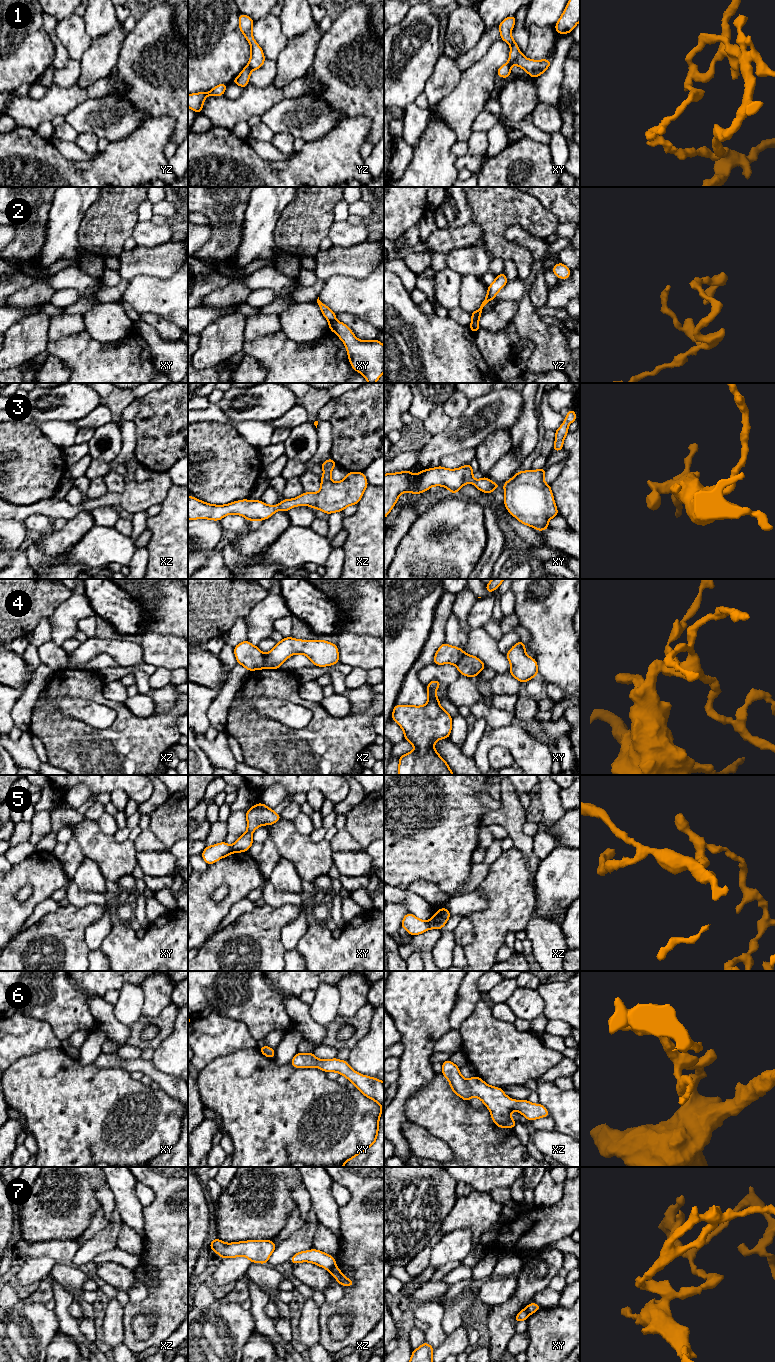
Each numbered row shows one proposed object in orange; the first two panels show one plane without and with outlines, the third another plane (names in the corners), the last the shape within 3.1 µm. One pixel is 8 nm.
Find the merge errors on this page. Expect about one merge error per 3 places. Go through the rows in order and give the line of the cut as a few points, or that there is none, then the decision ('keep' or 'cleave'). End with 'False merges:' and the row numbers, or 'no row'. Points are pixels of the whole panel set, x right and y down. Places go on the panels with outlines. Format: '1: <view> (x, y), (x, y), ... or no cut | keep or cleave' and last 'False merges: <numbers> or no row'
1: yz (248, 64), (253, 69) | cleave
2: xy (335, 320), (331, 329) | cleave
3: no cut | keep
4: xz (264, 654), (262, 668) | cleave
5: xy (231, 846), (233, 852) | cleave
6: no cut | keep
7: xz (334, 1264), (329, 1270) | cleave
False merges: 1, 2, 4, 5, 7

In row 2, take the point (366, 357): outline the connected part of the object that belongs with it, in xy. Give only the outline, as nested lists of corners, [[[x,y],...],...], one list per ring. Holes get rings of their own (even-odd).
[[[334,321],[332,331],[342,340],[351,367],[362,374],[368,383],[375,383],[384,373],[384,345],[375,340],[362,341],[343,322]]]

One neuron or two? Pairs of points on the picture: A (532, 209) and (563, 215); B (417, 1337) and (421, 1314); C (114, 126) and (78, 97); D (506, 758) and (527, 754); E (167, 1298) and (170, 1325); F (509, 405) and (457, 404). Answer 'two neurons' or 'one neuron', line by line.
A: two neurons
B: two neurons
C: two neurons
D: two neurons
E: one neuron
F: two neurons

